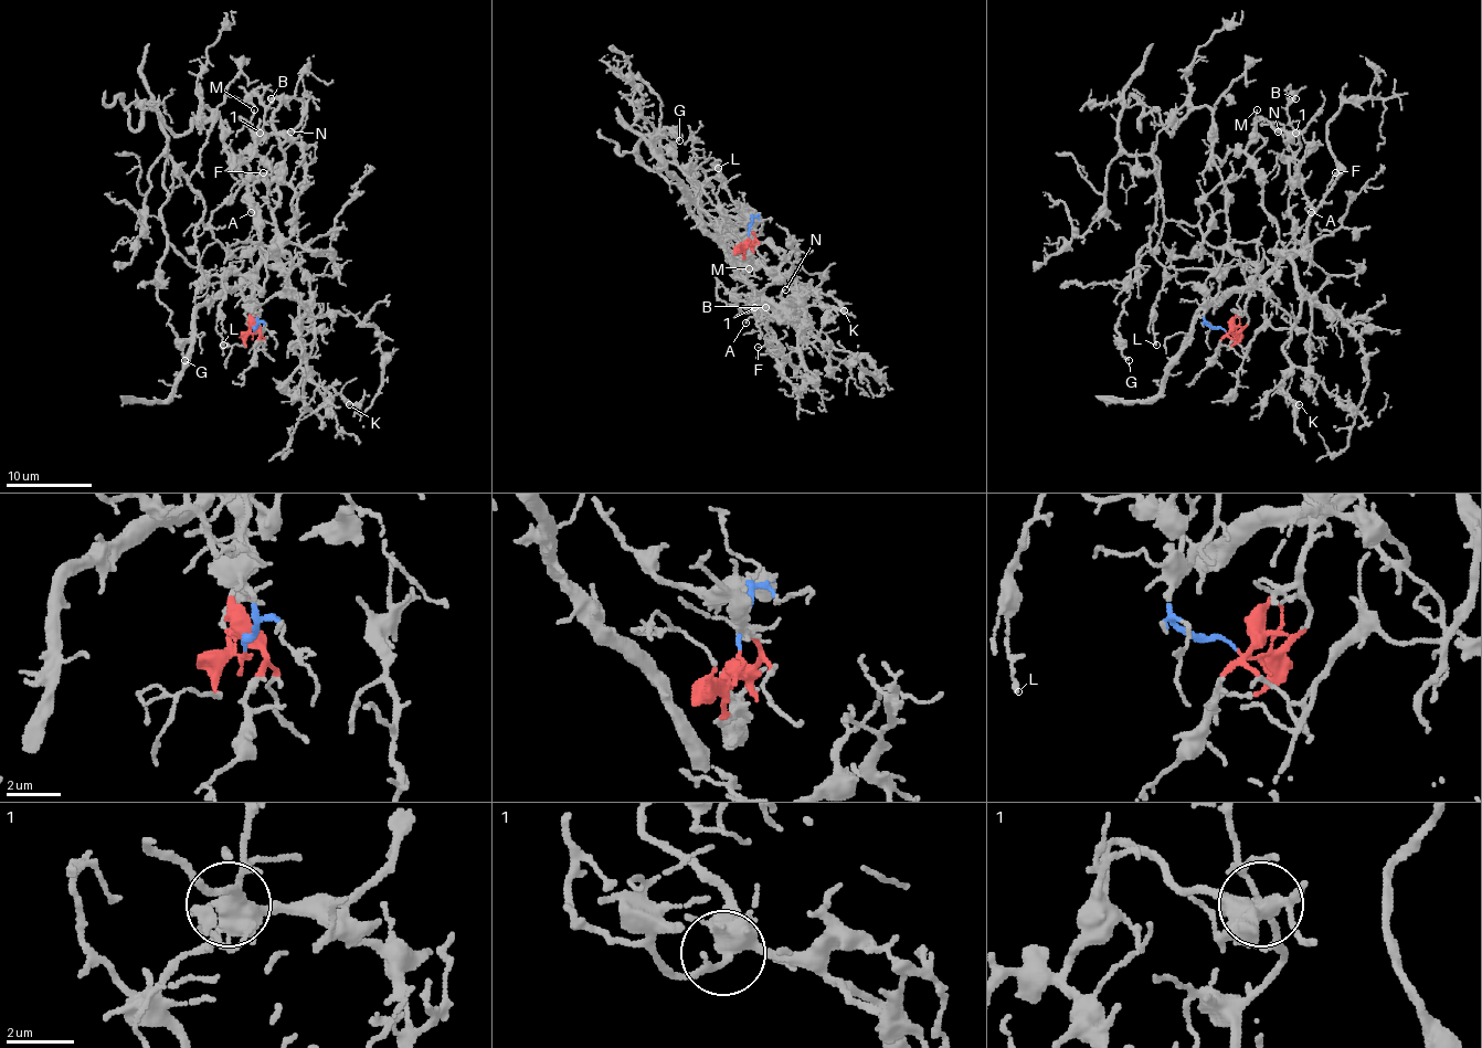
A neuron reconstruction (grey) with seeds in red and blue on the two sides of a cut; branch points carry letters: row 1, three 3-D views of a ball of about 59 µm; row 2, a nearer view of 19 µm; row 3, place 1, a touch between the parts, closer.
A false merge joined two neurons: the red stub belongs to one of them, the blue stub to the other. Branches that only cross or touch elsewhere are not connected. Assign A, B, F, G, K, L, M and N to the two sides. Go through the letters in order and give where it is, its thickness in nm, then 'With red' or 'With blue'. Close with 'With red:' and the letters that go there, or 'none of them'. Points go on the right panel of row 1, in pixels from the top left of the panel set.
A: Place: (1311, 212). Thickness 100 nm. With red
B: Place: (1295, 98). Thickness 130 nm. With red
F: Place: (1335, 172). Thickness 90 nm. With red
G: Place: (1129, 360). Thickness 160 nm. With blue
K: Place: (1299, 404). Thickness 280 nm. With red
L: Place: (1156, 345). Thickness 140 nm. With blue
M: Place: (1257, 109). Thickness 110 nm. With blue
N: Place: (1278, 131). Thickness 130 nm. With blue
With red: A, B, F, K

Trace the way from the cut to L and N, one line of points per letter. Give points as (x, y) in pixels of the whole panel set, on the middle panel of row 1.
L: (748, 236), (750, 215), (736, 220), (713, 204), (705, 192), (707, 183), (720, 170), (711, 163), (718, 168)
N: (748, 236), (750, 215), (658, 170), (663, 151), (748, 239), (737, 277), (769, 307), (784, 290)

